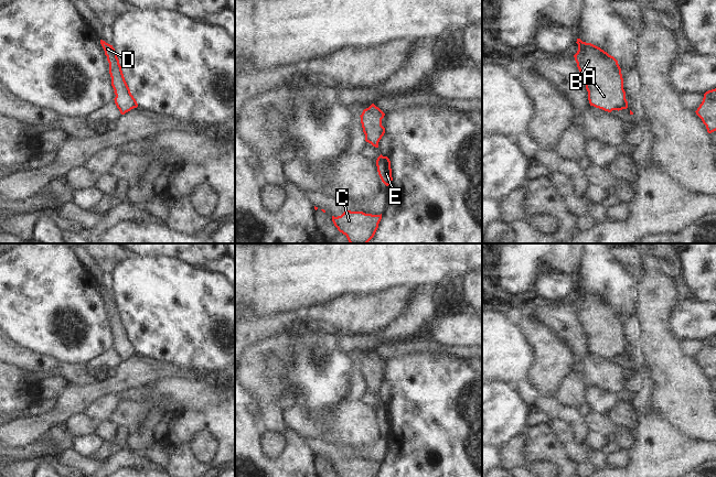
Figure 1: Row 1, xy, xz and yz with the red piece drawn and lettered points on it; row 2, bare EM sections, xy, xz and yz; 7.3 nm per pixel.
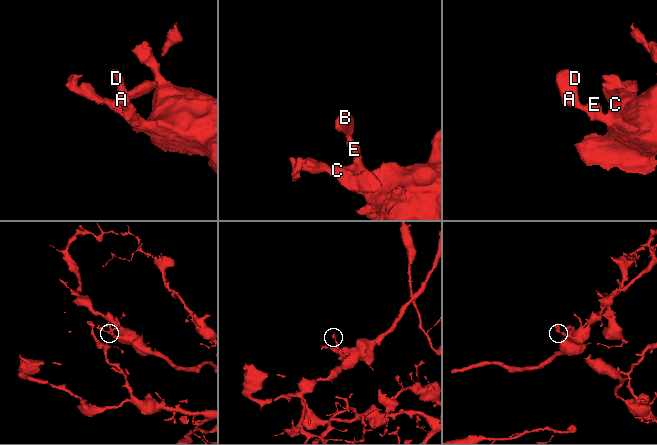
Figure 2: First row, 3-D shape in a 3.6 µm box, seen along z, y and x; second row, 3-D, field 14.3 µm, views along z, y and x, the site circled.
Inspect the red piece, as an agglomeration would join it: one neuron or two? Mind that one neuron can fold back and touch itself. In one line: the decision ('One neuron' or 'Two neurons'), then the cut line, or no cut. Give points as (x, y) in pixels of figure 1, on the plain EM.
One neuron. No split.

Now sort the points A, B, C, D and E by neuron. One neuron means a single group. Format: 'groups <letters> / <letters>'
groups A B C D E

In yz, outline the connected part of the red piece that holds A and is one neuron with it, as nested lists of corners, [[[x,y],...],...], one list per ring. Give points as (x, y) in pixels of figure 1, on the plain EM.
[[[577,285],[576,290],[578,291],[578,297],[574,304],[585,328],[590,353],[608,359],[627,356],[628,348],[626,346],[623,325],[618,307],[591,290],[583,289],[580,285]]]

